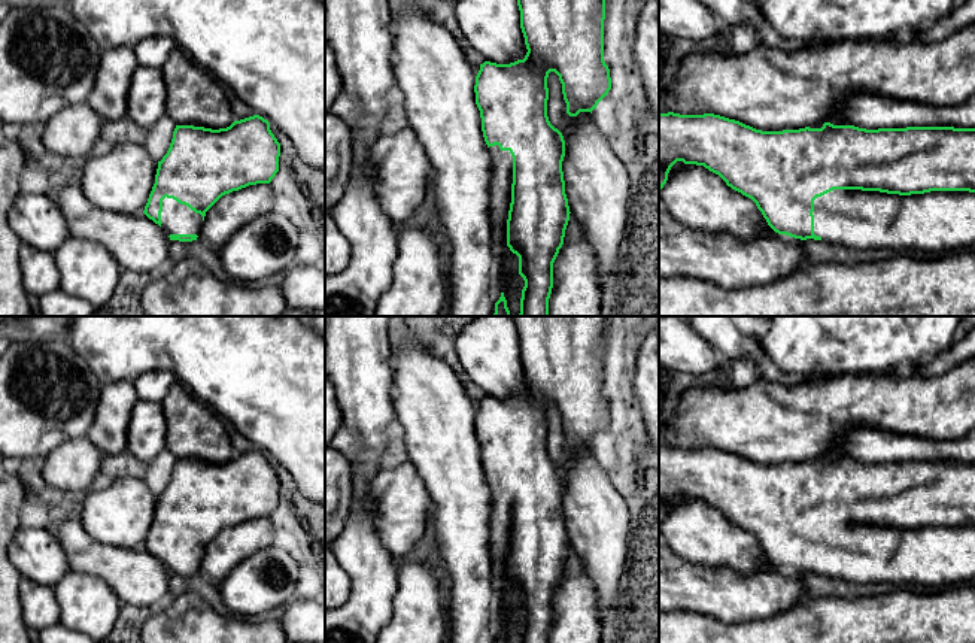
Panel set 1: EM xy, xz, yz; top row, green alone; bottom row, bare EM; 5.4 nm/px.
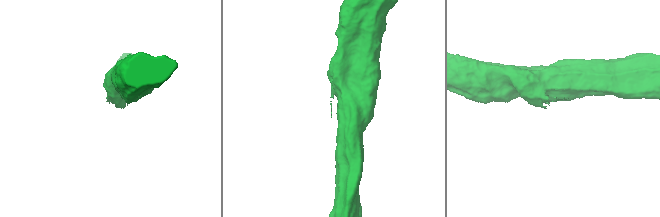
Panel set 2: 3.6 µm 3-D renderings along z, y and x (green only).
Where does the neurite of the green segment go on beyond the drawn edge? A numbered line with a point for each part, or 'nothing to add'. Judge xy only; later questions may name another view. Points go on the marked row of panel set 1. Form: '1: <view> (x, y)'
1: xy (176, 218)

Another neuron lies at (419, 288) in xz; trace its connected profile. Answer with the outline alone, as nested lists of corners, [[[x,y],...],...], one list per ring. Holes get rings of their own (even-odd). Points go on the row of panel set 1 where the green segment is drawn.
[[[423,225],[404,228],[392,285],[380,295],[374,316],[440,316],[446,301],[447,264],[440,236]]]

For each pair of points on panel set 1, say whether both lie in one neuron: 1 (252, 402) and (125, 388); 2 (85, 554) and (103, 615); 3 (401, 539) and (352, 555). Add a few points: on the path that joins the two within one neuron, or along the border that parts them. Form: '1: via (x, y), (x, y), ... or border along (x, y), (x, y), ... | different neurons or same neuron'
1: border along (131, 381), (105, 384) | different neurons
2: border along (70, 569), (99, 576), (118, 598) | different neurons
3: border along (374, 510), (376, 534), (394, 557) | different neurons

